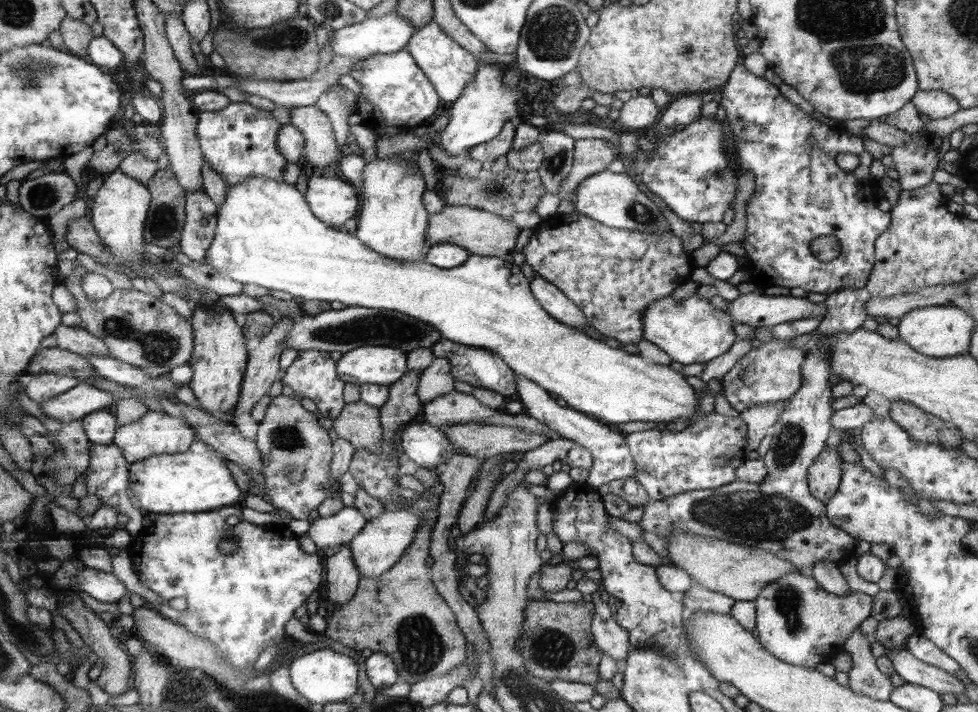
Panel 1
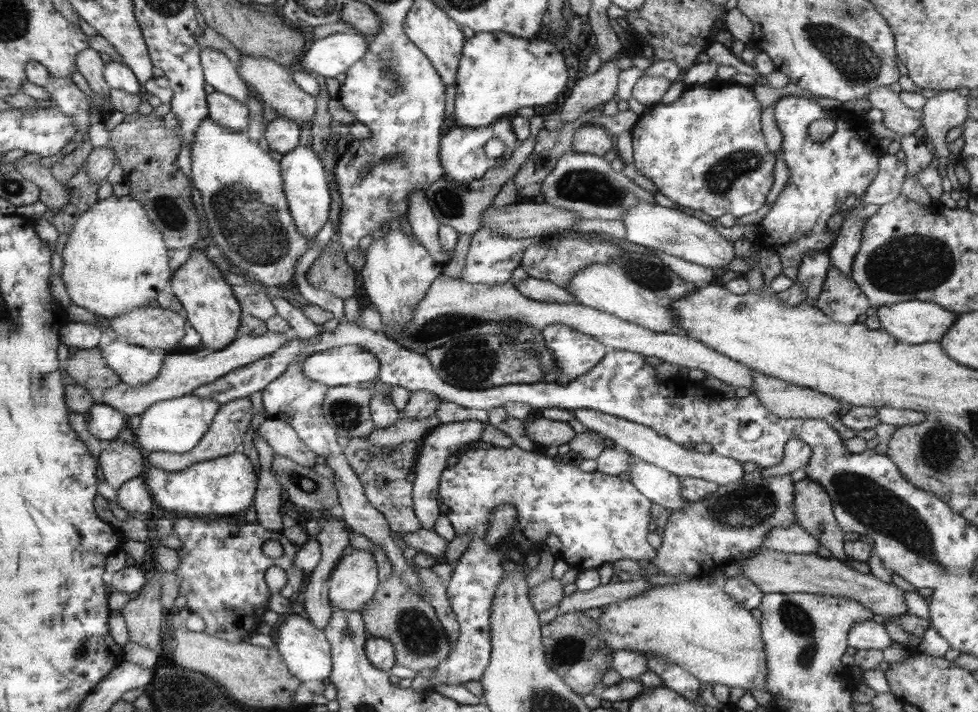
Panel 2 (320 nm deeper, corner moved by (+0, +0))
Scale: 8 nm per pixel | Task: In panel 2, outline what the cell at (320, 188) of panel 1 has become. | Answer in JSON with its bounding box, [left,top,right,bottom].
[280,146,332,240]

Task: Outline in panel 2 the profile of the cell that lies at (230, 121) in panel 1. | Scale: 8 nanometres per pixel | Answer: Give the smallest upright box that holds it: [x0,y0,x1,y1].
[208,91,252,133]

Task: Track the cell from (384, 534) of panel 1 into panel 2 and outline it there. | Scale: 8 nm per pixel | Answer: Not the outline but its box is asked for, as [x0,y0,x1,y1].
[328,549,379,611]

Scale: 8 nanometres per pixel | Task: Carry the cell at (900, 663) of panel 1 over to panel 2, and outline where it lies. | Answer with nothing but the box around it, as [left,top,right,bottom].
[847,618,894,650]

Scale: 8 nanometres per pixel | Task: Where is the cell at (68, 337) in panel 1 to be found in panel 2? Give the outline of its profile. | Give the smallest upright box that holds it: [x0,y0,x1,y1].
[96,339,164,386]

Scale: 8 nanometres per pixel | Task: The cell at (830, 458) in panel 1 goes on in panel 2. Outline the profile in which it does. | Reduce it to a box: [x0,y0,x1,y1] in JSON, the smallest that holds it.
[795,479,850,563]

